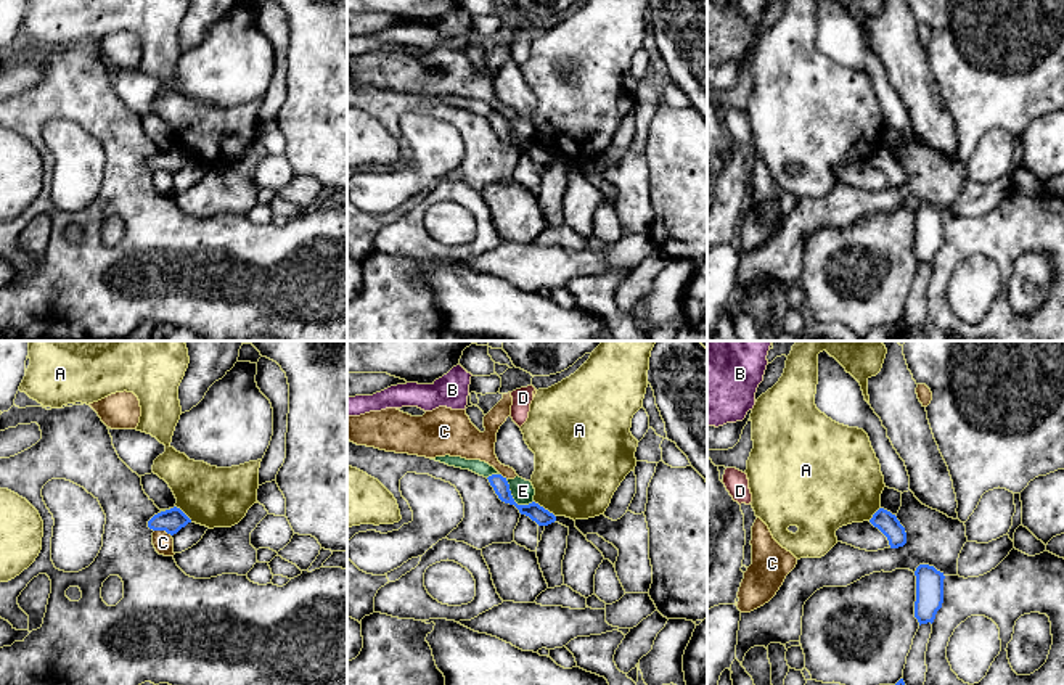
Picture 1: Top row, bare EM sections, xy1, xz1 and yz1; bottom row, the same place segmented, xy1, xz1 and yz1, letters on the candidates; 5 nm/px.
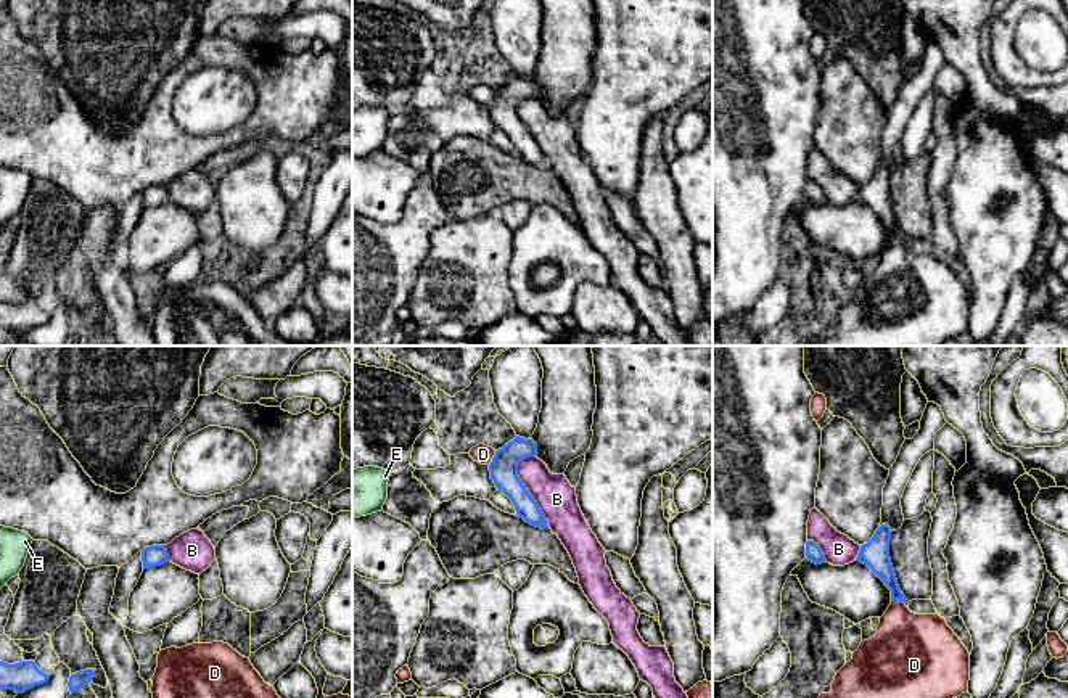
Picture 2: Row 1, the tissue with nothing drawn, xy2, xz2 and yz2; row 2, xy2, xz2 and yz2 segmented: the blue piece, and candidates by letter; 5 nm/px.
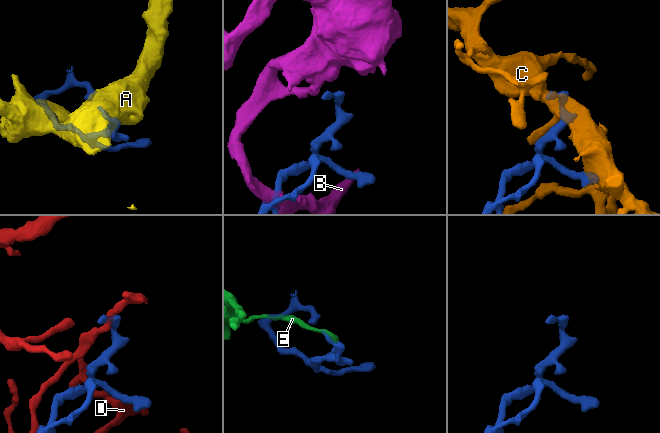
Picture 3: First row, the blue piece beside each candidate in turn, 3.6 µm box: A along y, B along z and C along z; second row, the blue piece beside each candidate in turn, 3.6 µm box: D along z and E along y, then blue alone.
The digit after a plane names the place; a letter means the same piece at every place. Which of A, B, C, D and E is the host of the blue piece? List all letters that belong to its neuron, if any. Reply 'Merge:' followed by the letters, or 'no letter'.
Merge: D

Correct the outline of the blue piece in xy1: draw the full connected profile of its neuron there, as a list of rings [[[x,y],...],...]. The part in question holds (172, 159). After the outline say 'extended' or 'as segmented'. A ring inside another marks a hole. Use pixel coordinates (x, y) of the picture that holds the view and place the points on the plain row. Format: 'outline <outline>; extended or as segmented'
outline [[[174,146],[154,154],[148,161],[148,167],[153,170],[166,170],[167,174],[174,175],[188,162],[191,162],[191,159],[180,148]]]; as segmented

